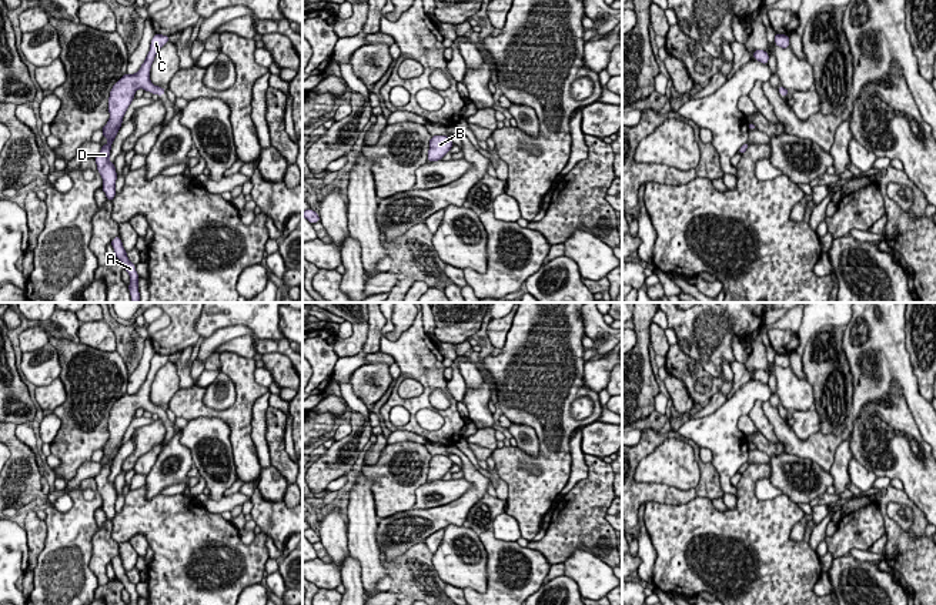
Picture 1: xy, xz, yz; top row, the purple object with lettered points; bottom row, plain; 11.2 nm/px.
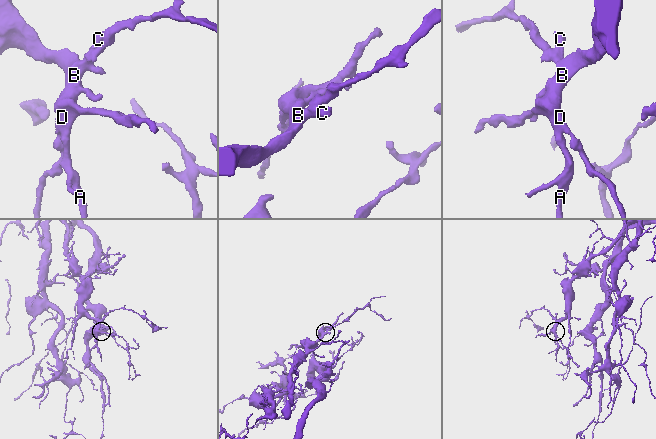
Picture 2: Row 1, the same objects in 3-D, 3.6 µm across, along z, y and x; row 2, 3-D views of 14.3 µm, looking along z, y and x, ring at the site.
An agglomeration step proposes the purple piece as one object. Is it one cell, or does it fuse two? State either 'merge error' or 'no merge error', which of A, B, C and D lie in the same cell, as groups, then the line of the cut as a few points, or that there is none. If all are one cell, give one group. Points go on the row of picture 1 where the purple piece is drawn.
no merge error; A B C D; no cut

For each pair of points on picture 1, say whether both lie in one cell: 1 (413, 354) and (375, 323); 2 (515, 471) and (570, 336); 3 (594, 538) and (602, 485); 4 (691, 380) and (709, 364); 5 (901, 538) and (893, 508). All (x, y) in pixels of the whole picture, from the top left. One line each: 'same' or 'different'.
1: different
2: same
3: same
4: different
5: different

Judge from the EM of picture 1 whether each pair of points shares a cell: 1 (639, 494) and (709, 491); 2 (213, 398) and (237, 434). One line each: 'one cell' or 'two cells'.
1: one cell
2: two cells

